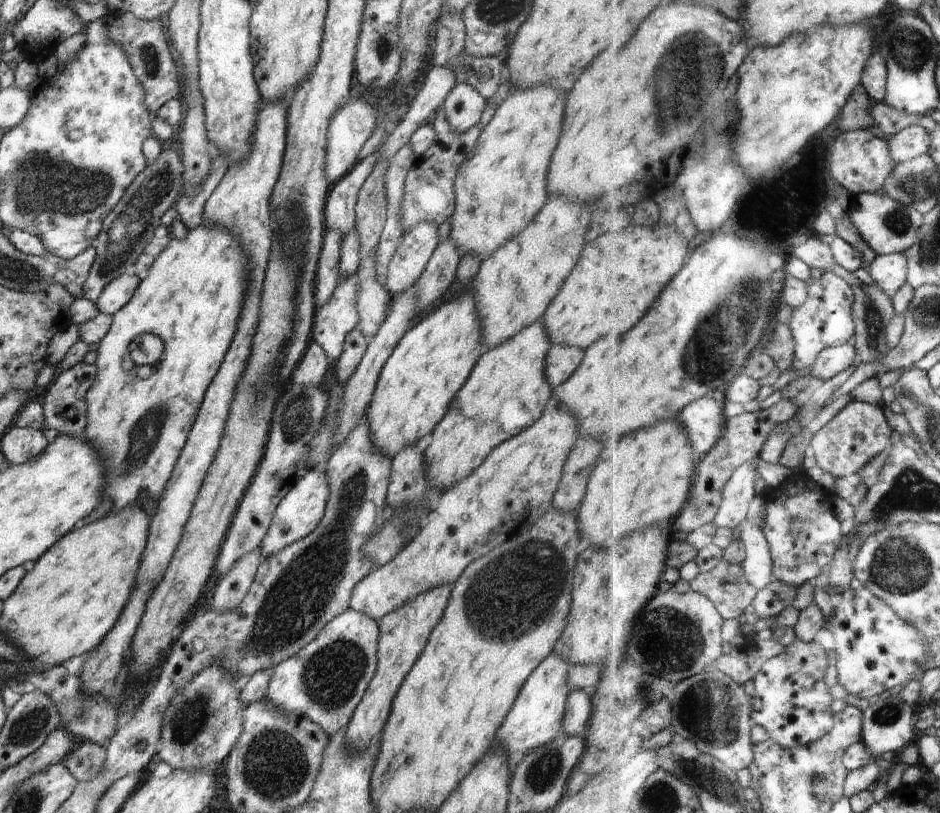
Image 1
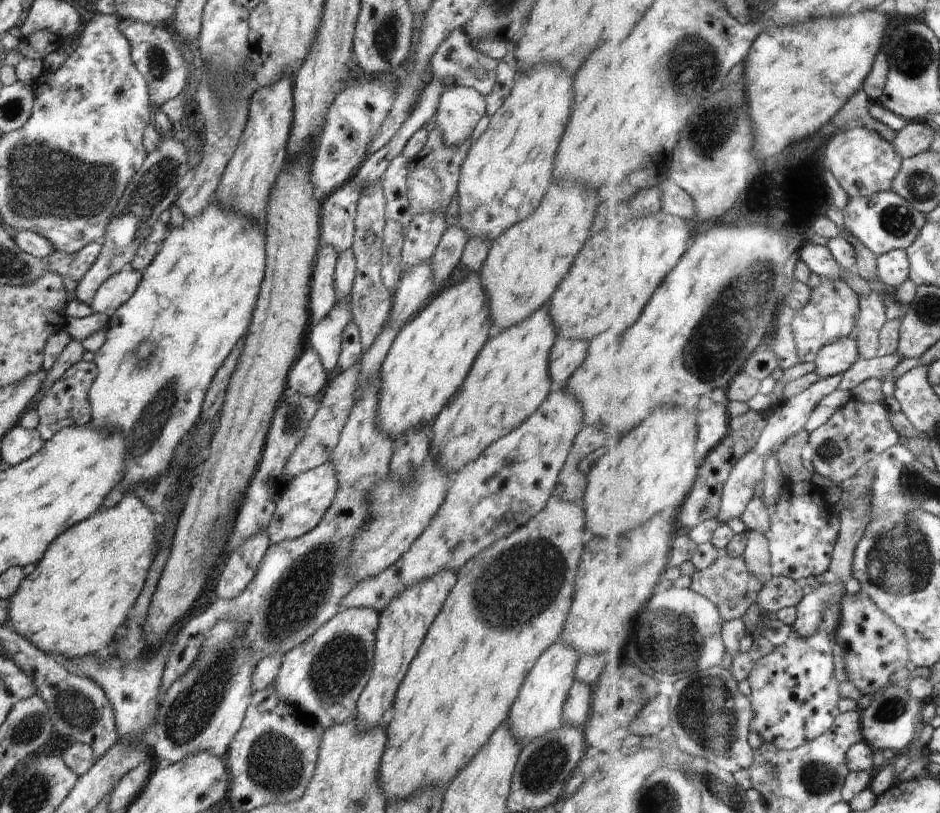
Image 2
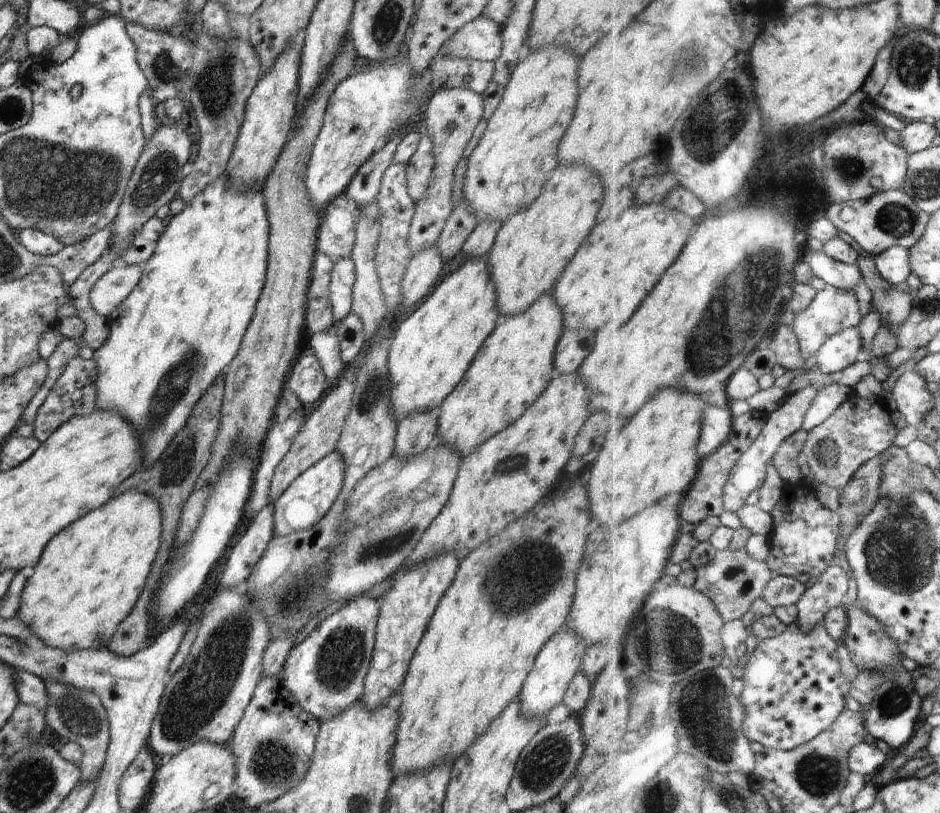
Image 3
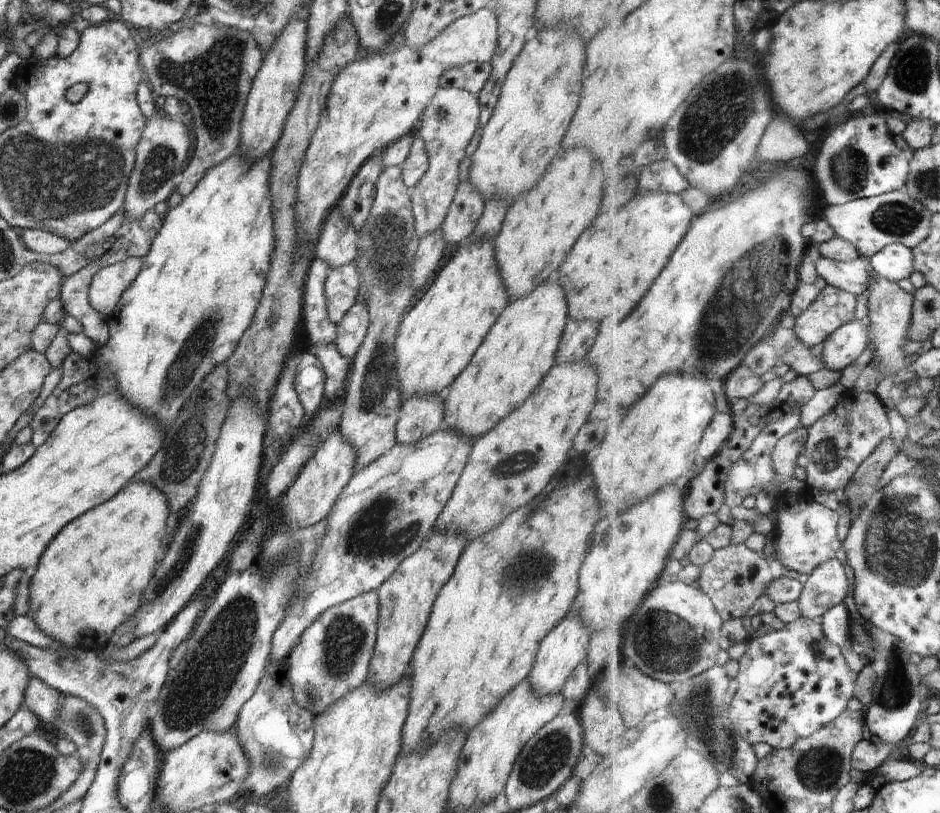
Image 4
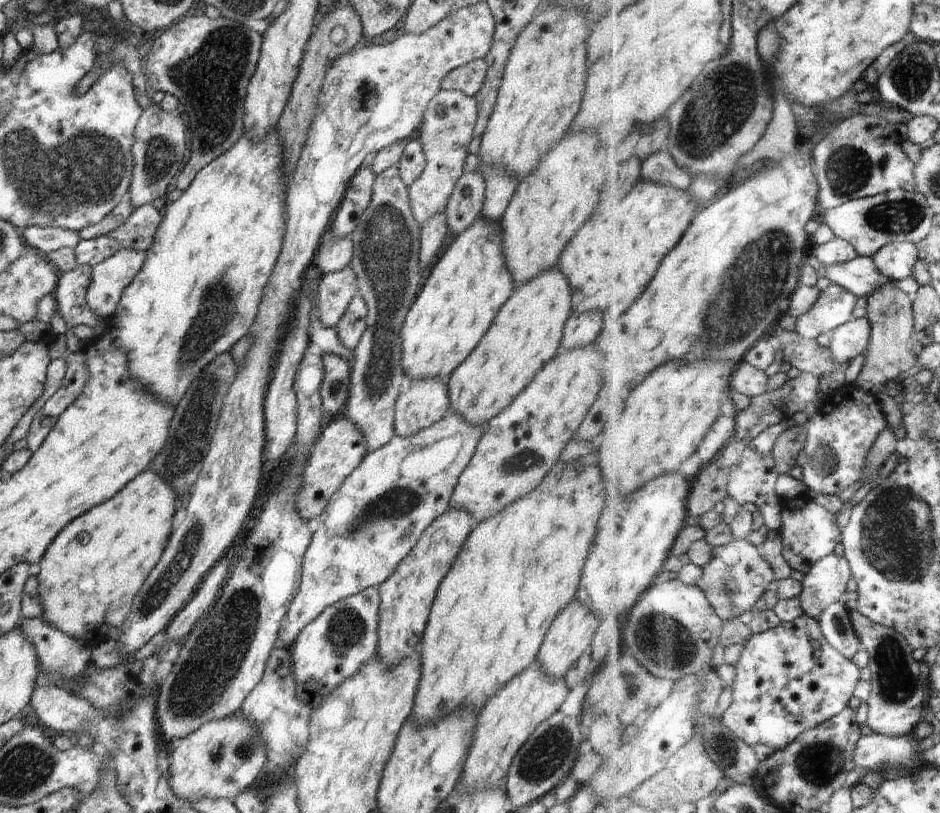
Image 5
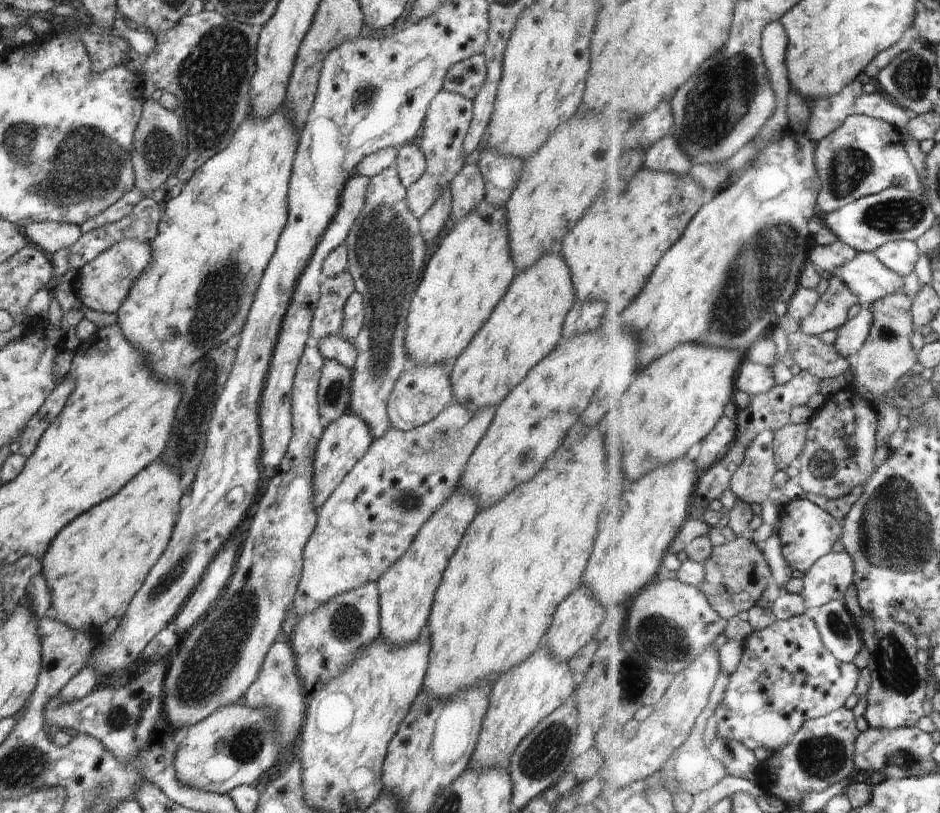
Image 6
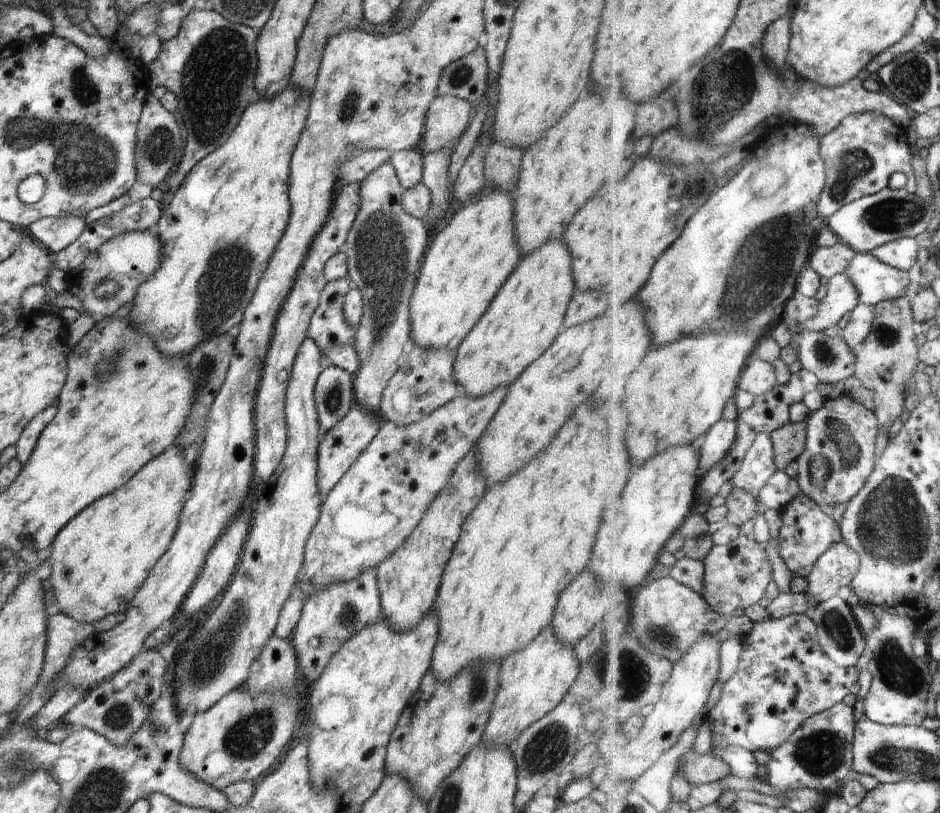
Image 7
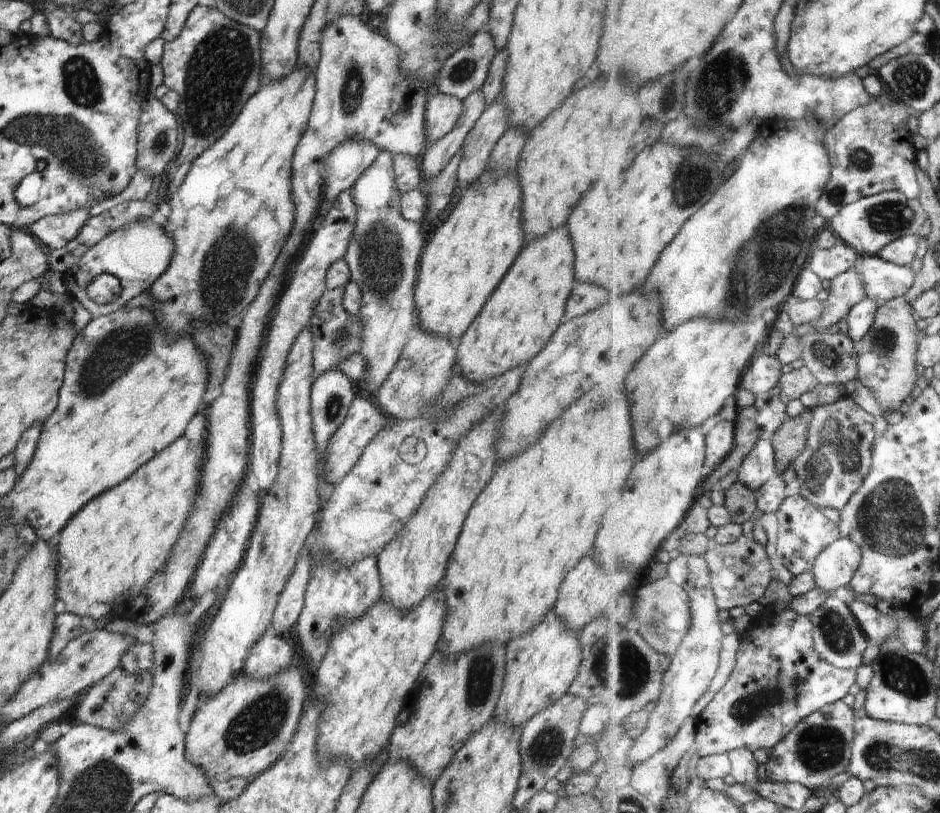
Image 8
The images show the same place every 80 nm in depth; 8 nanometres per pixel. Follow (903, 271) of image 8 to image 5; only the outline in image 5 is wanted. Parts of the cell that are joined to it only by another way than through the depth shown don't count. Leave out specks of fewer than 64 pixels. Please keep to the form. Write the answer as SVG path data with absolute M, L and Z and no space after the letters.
M861 255L846 264L828 266L827 278L831 283L848 288L858 298L867 296L868 299L874 292L880 292L884 284L890 282L878 268L874 257Z

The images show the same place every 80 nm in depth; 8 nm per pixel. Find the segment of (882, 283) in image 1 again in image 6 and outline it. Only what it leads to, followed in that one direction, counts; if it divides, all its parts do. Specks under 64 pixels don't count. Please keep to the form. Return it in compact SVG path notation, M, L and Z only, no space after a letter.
M903 239L883 245L875 254L891 270L908 276L916 270L921 248L914 240Z

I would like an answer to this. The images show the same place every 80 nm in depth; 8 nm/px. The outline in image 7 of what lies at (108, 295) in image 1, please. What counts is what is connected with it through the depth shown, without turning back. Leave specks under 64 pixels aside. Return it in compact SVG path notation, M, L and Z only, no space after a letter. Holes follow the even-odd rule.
M148 230L126 232L126 234L110 238L100 248L90 252L87 260L80 267L67 273L66 285L69 291L82 302L89 314L109 318L124 304L128 304L136 298L138 286L148 282L148 278L160 268L160 260L162 260L162 246L160 246L160 238L155 233L148 232ZM104 278L116 280L116 284L118 284L118 290L114 292L113 299L101 299L94 294L96 286Z

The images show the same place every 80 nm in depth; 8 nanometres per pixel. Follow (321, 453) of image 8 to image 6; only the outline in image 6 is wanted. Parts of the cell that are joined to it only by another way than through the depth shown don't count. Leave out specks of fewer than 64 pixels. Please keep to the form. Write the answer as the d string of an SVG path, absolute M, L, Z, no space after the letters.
M326 359L318 382L320 418L326 425L350 411L352 374L344 366Z

